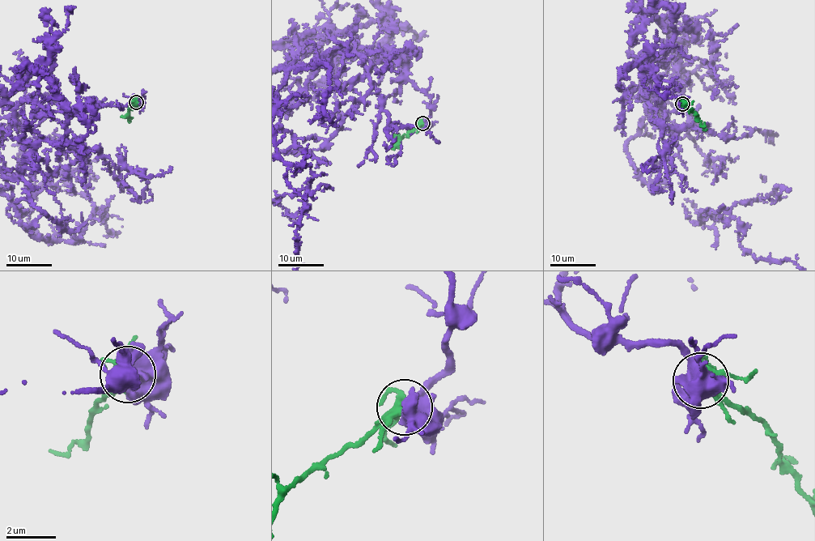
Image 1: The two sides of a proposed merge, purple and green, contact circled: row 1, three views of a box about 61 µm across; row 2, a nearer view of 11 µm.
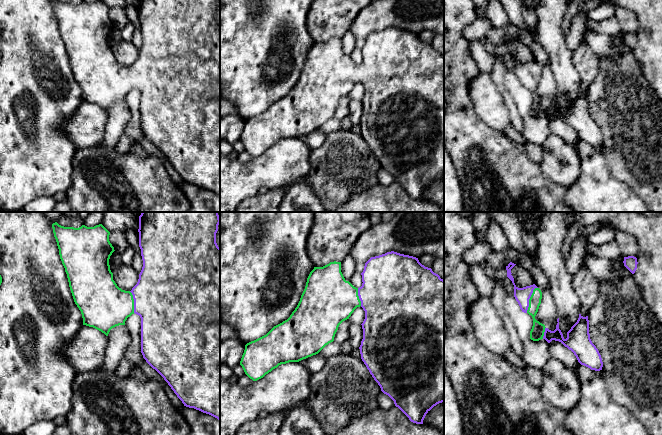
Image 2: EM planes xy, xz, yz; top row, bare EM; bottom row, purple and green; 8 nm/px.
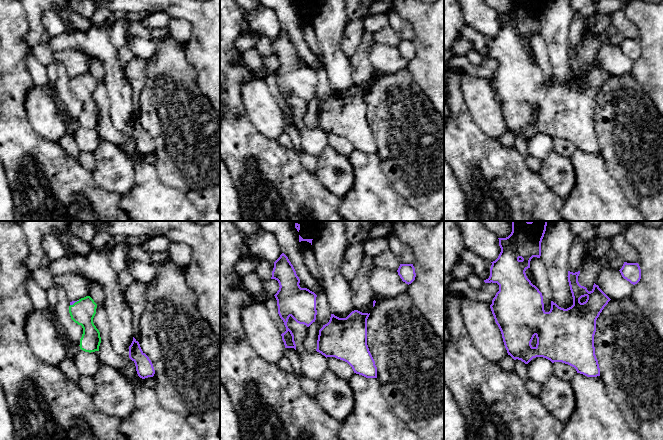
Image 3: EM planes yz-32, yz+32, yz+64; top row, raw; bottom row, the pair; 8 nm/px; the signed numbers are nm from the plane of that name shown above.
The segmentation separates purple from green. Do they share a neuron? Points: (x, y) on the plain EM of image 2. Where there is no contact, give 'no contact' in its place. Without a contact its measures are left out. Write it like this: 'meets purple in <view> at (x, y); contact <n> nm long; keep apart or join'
meets purple in yz at (529, 74); contact 220 nm long; join

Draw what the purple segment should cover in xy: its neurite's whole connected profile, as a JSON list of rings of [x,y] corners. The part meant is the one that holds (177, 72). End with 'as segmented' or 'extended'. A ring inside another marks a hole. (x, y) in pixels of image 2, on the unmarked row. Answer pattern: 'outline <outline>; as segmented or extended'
outline [[[52,0],[52,4],[74,78],[82,90],[83,101],[93,103],[108,112],[112,104],[125,101],[125,97],[132,90],[135,89],[139,91],[141,94],[141,129],[146,138],[164,154],[184,182],[194,184],[220,196],[220,24],[216,19],[218,1],[219,0],[139,0],[139,23],[141,25],[143,43],[139,50],[138,58],[131,67],[122,66],[113,56],[109,35],[115,26],[109,17],[110,8],[102,0],[94,3],[82,1],[79,4]]]; extended

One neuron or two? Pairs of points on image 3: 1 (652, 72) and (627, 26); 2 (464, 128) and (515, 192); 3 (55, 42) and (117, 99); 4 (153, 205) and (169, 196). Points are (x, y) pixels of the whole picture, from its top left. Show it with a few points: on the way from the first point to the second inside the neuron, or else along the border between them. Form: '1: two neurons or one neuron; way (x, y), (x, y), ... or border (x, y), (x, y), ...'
1: two neurons; border (626, 17), (636, 26), (638, 38)
2: one neuron; way (467, 144), (499, 176)
3: one neuron; way (78, 42), (90, 42), (112, 64), (114, 76)
4: one neuron; way (157, 205), (160, 205), (165, 200)

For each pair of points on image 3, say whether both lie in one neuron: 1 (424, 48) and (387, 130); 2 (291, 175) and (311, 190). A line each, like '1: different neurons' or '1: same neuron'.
1: different neurons
2: same neuron

